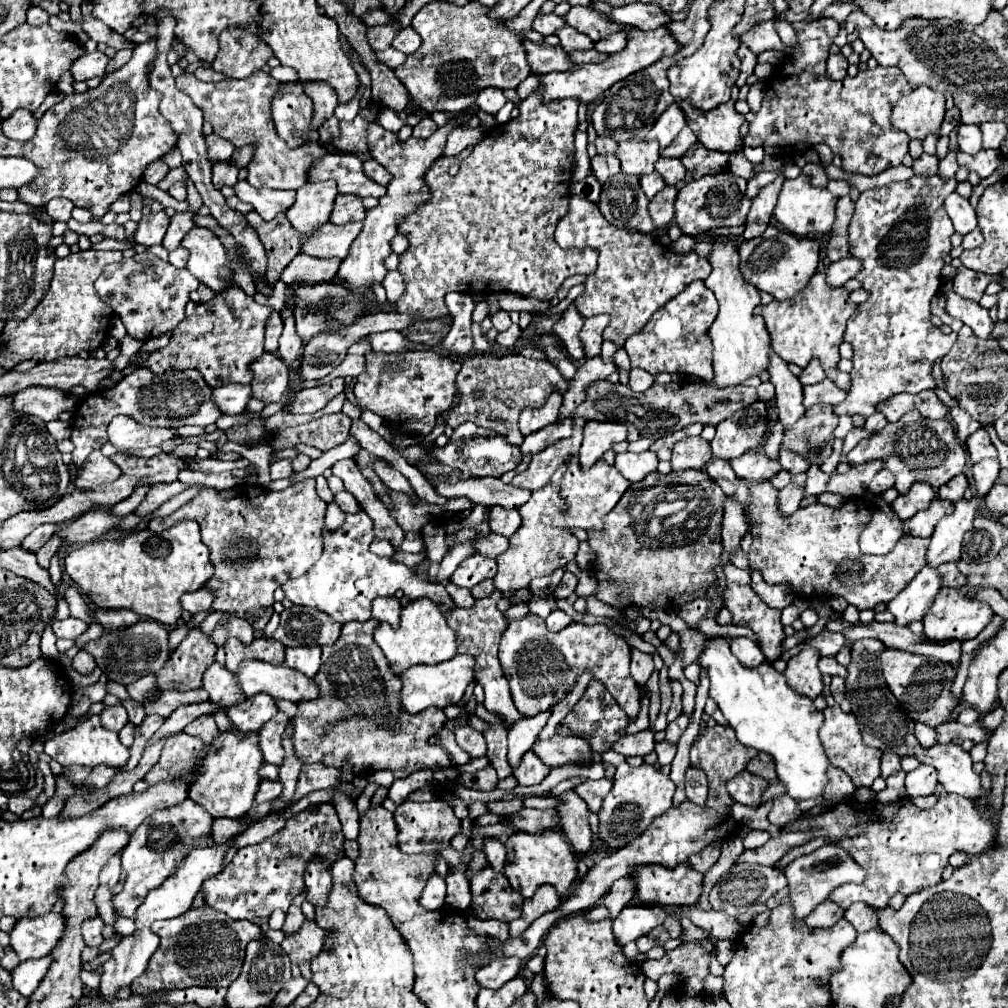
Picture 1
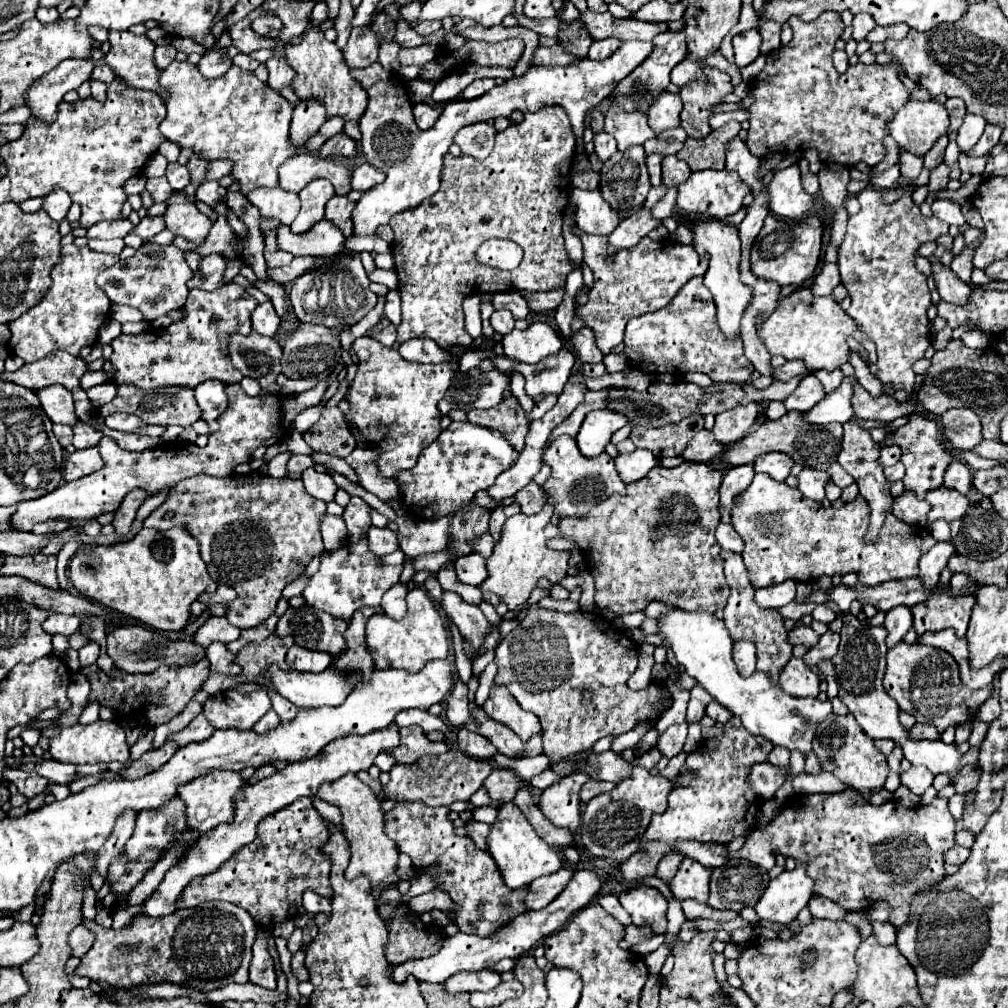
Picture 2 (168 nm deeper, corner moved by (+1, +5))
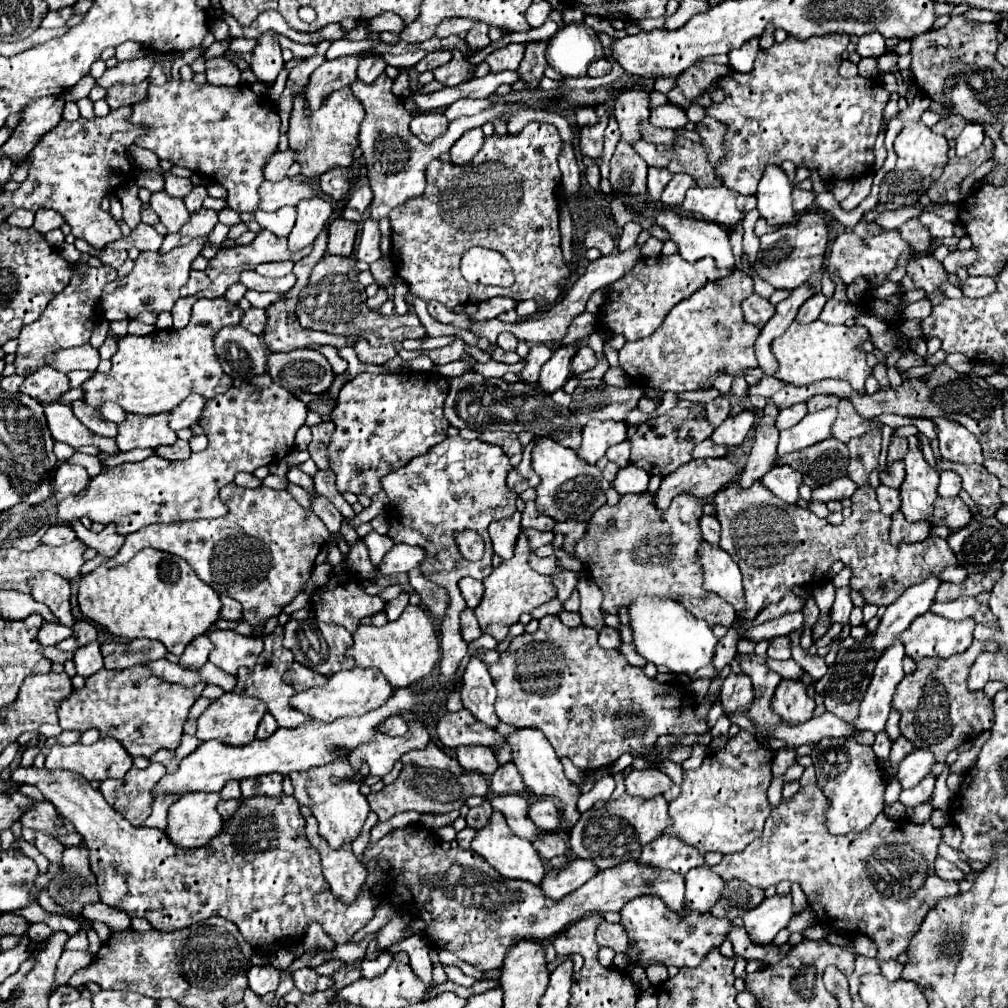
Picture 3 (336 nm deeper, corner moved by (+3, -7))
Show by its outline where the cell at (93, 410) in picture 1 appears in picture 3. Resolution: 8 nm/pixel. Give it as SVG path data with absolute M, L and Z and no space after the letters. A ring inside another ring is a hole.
M167 414L159 416L127 416L123 424L119 424L119 436L115 438L121 452L133 450L133 448L159 448L159 446L171 446L177 440L177 434L167 428Z

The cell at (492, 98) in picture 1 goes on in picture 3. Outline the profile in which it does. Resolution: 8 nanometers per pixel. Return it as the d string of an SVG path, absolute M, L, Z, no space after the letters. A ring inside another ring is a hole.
M483 98L483 100L457 100L445 110L445 116L447 116L447 120L457 120L461 116L475 116L475 114L483 112L485 108L489 108L489 106L491 106L489 98Z

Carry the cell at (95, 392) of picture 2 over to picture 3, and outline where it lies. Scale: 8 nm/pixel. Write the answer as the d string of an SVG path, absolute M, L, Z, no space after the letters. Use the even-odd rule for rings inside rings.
M105 404L103 408L99 408L99 412L103 414L103 418L115 422L115 424L121 424L127 420L127 414L117 406L117 404Z

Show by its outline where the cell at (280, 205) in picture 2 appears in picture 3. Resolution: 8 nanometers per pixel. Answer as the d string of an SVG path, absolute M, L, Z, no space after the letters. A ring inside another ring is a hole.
M283 206L283 208L275 210L275 212L259 212L259 210L255 212L257 222L265 230L273 232L275 236L289 236L289 232L291 232L291 228L295 224L295 216L297 216L295 206Z

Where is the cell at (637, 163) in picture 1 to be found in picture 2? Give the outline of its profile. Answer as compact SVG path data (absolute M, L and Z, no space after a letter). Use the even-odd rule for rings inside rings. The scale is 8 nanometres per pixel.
M621 108L607 110L605 132L617 140L619 152L625 152L631 146L643 146L647 140L655 138L645 112L621 112Z

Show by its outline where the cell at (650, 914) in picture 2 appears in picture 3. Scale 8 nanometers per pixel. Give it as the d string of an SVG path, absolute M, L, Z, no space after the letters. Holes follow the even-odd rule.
M641 896L627 902L621 910L621 926L629 936L625 950L629 964L643 968L651 964L665 964L677 968L697 968L709 950L719 948L731 932L731 920L715 918L711 912L693 912L687 906L683 914L669 910L657 896Z

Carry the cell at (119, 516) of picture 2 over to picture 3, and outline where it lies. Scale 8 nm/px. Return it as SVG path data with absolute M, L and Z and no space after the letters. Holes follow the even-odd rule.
M73 520L71 528L75 530L79 540L83 540L89 548L97 550L97 554L101 554L105 558L113 558L119 552L119 548L123 546L123 542L125 542L125 536L117 536L115 524L105 526L105 530L99 532L99 534L87 530L79 520Z

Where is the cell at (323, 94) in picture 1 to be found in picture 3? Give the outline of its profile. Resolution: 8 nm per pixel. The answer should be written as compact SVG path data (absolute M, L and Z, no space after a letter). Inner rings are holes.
M287 150L287 152L275 152L273 156L271 156L271 160L267 162L267 166L265 166L265 180L269 180L269 182L279 182L279 180L283 180L285 178L285 174L287 174L287 170L289 170L289 166L295 162L295 152L291 152L291 150Z

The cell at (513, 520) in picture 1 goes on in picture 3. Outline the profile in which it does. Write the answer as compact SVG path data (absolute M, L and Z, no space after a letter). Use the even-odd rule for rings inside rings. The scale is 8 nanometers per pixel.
M515 512L515 516L509 520L491 522L489 536L493 542L495 554L499 554L501 558L511 558L519 532L521 532L521 514L519 512Z

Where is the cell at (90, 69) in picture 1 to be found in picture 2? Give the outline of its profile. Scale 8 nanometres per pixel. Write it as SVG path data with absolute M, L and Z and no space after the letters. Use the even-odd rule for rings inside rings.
M63 60L53 72L45 74L33 88L27 92L27 106L33 110L33 116L53 122L57 118L57 104L69 90L77 90L83 82L91 78L95 64L93 60Z

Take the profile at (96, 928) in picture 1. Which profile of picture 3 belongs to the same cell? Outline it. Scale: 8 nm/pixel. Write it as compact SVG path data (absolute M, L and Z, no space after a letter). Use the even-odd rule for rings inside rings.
M67 950L63 952L63 956L59 958L57 962L57 972L55 972L55 984L53 984L53 990L55 992L59 986L67 984L67 980L81 968L89 966L93 960L93 954L91 952L77 952L77 950Z

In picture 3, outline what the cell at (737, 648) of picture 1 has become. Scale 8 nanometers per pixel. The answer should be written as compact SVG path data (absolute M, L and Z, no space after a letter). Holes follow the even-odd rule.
M729 674L721 688L721 704L725 714L747 712L753 702L753 684L747 674Z

